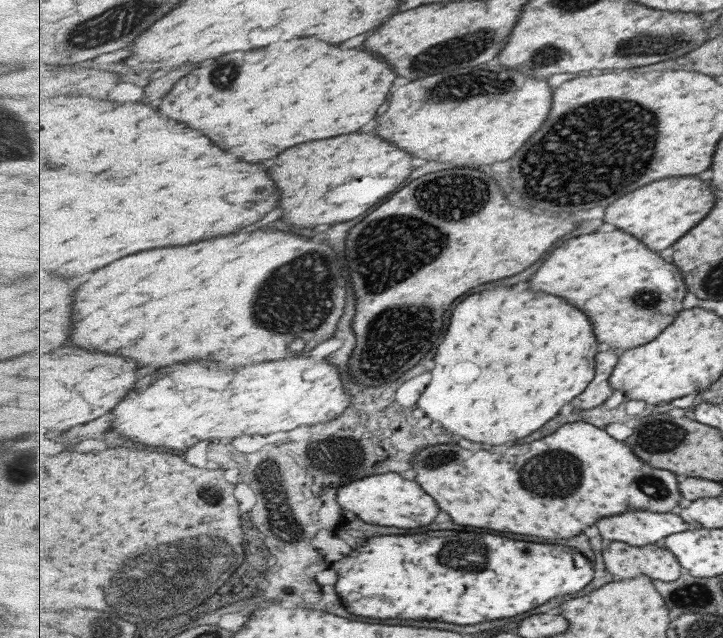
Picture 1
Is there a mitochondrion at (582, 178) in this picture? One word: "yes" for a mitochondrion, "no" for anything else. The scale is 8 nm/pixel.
yes

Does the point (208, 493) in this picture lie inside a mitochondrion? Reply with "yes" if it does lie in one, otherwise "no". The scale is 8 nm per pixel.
yes

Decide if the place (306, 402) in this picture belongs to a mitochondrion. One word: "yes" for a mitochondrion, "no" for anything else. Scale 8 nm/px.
no

